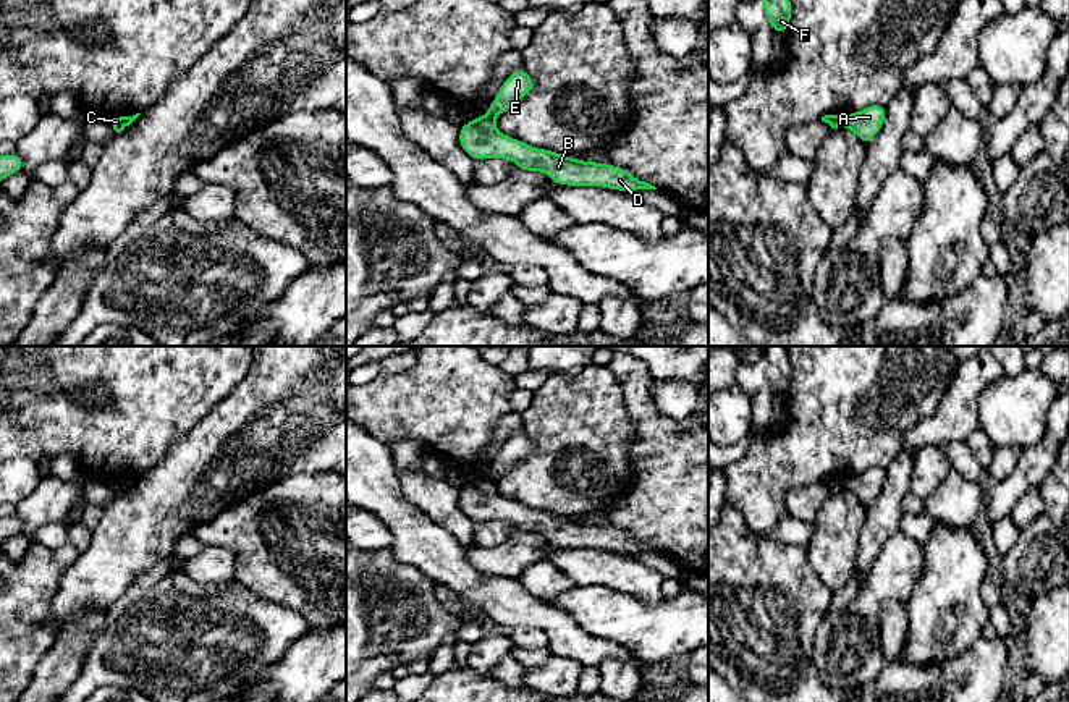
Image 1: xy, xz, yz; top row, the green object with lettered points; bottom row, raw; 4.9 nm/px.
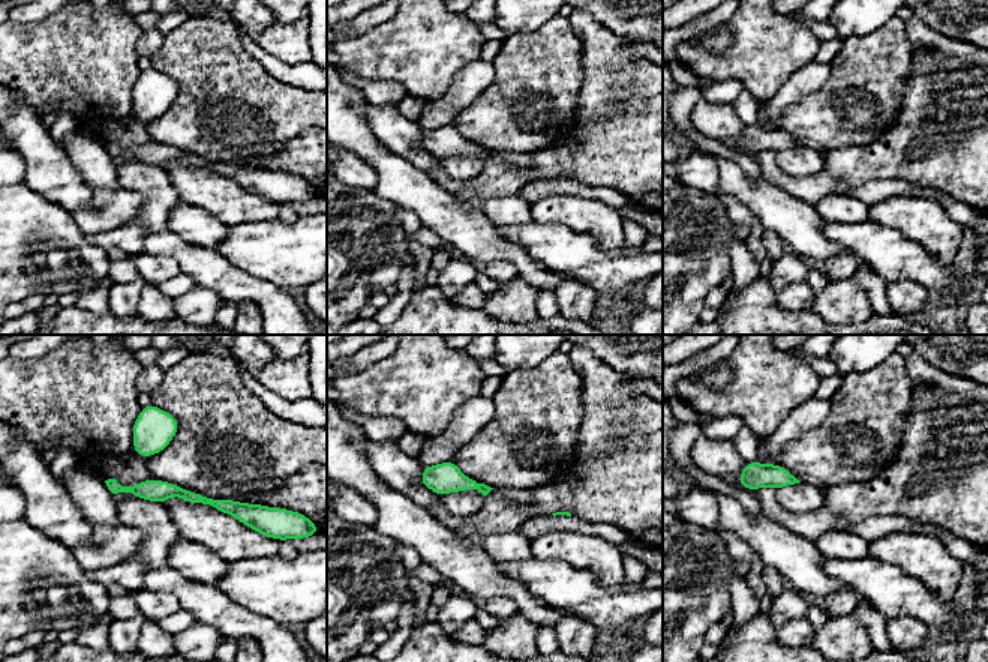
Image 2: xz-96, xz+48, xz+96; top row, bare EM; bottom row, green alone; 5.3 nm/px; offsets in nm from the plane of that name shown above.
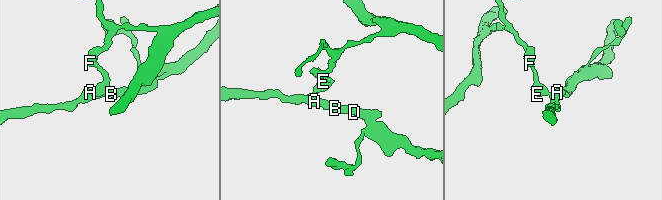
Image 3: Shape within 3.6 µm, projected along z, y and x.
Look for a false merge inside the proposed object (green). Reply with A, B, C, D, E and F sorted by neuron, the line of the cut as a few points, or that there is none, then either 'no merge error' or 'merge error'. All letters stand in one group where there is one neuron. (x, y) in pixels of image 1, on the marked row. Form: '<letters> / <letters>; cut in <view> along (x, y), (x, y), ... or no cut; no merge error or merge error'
A B C D / E F; cut in yz along (841, 117), (843, 123); merge error

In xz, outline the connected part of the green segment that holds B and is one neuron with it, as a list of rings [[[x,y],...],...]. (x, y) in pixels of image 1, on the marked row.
[[[488,115],[459,126],[459,147],[474,160],[509,159],[524,171],[542,171],[564,186],[602,186],[634,192],[657,189],[634,178],[626,168],[576,160],[548,149],[535,149],[519,139],[503,136]]]

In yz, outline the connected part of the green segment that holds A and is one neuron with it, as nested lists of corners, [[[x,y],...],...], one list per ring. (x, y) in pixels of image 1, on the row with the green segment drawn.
[[[872,104],[860,112],[843,116],[843,126],[854,131],[867,146],[881,129],[886,118],[886,107]]]

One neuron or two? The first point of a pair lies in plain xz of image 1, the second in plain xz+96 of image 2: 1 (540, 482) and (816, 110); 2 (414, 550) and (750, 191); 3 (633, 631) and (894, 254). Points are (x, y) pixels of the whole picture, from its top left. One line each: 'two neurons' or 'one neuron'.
1: one neuron
2: one neuron
3: one neuron

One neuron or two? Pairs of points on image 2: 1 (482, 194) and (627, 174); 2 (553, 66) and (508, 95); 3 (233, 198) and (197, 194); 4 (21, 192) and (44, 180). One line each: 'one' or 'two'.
1: one
2: one
3: one
4: two

